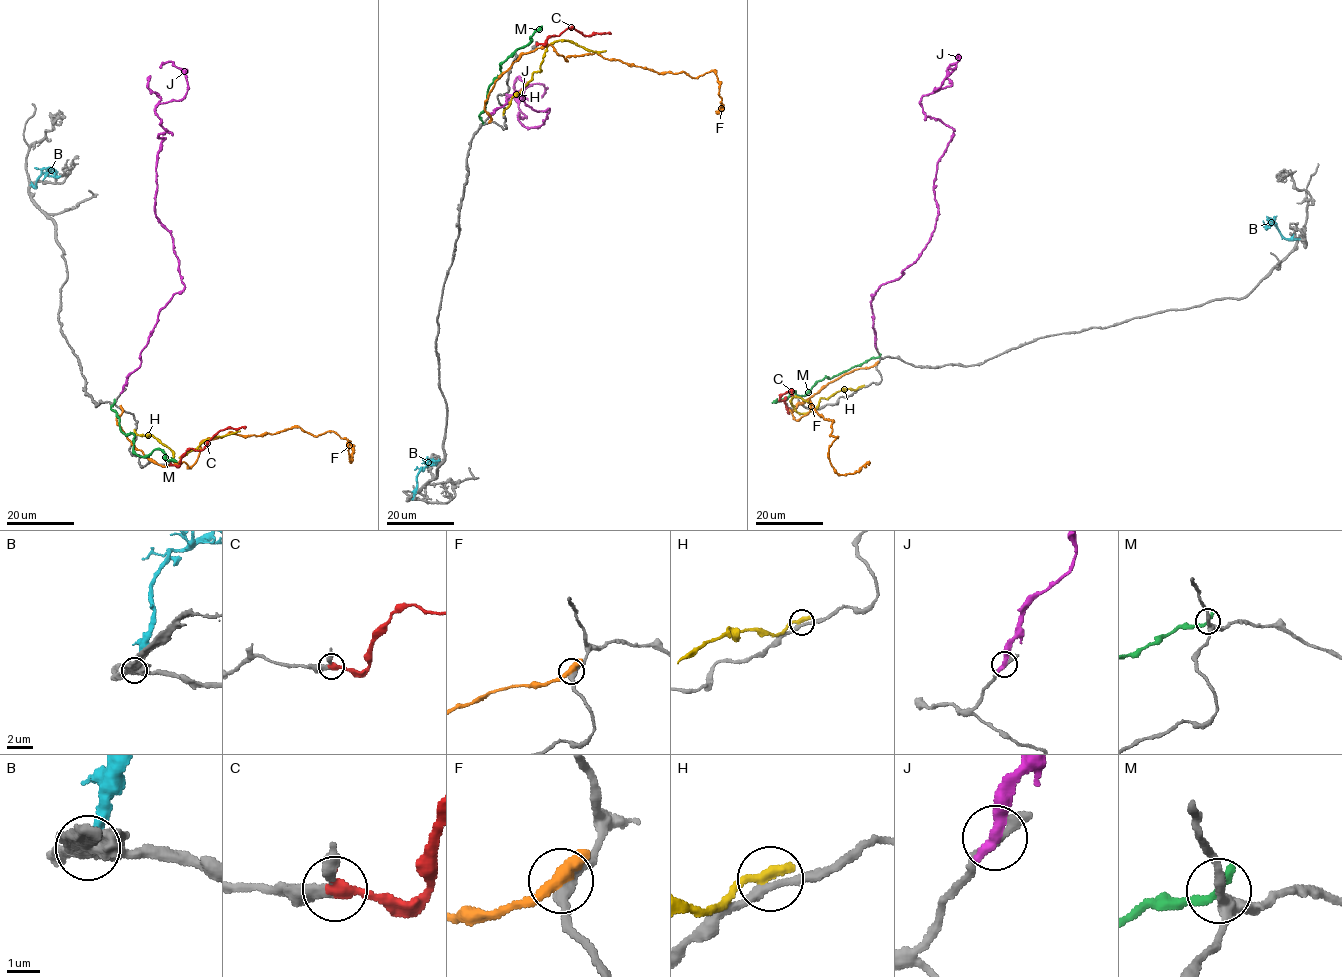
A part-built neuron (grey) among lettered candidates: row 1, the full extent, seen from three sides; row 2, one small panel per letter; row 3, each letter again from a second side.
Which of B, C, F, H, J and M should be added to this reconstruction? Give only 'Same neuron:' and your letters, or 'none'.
Same neuron: B, C

